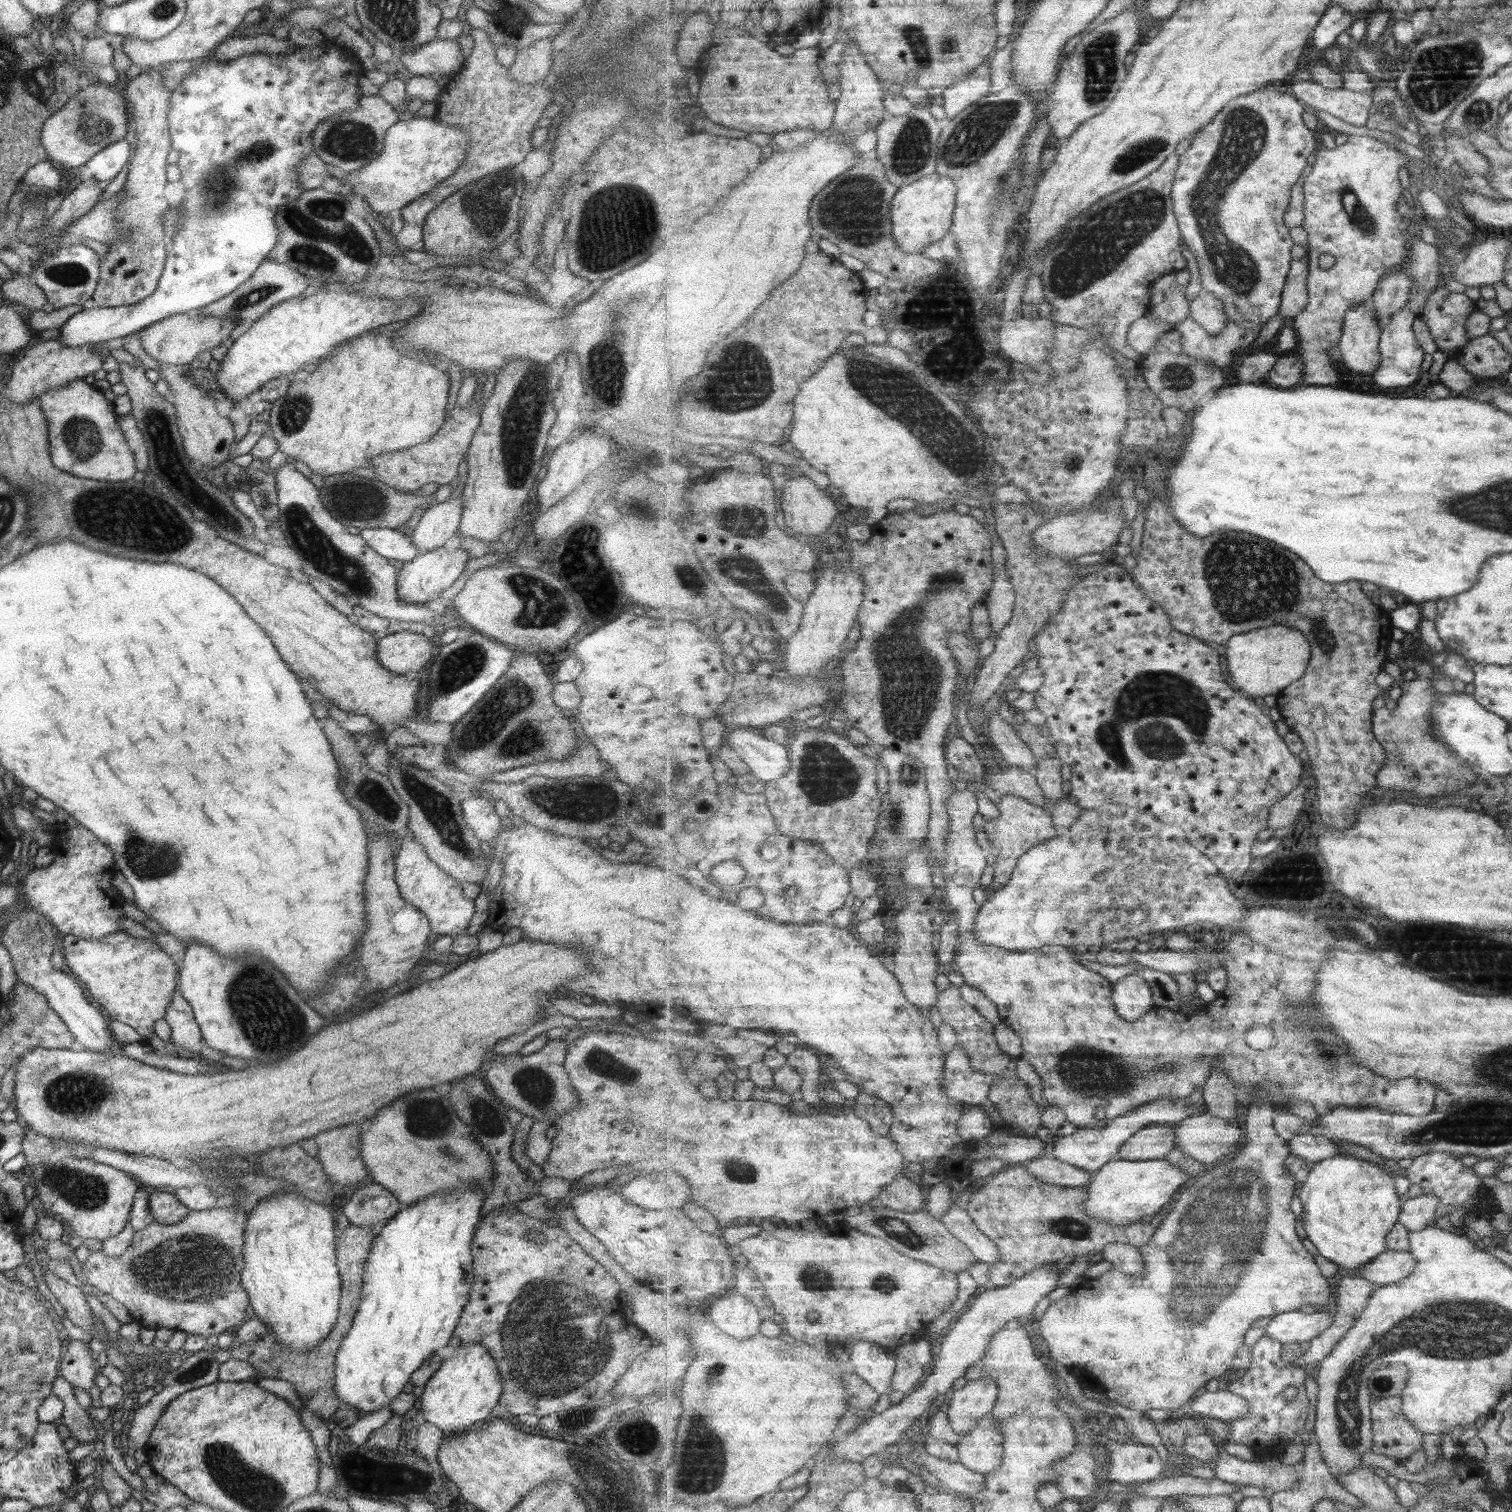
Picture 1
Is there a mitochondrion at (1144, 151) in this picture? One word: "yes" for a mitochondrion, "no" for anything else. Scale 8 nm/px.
yes

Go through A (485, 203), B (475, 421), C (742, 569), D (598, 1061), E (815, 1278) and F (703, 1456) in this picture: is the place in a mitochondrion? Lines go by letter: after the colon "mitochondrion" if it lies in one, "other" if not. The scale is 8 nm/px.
A: mitochondrion
B: other
C: mitochondrion
D: mitochondrion
E: mitochondrion
F: mitochondrion

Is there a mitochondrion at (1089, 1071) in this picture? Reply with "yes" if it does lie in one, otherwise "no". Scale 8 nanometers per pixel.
yes

